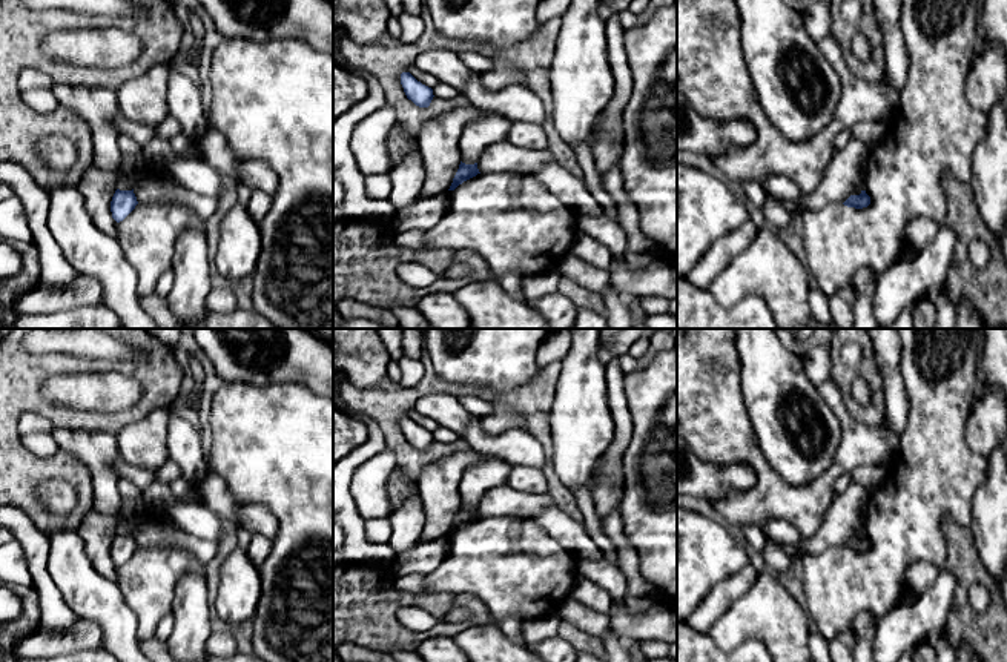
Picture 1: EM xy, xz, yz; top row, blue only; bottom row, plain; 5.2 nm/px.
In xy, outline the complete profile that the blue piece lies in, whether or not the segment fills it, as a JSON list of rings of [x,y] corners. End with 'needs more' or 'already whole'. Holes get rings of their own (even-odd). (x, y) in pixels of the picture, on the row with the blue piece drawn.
[[[117,189],[112,201],[111,201],[111,212],[112,218],[120,223],[123,221],[138,204],[137,197],[132,190],[120,190]]] | already whole

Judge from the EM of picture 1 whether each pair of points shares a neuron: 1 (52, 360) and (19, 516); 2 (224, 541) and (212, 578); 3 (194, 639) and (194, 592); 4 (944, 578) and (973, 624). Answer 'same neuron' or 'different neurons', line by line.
1: different neurons
2: same neuron
3: same neuron
4: different neurons

